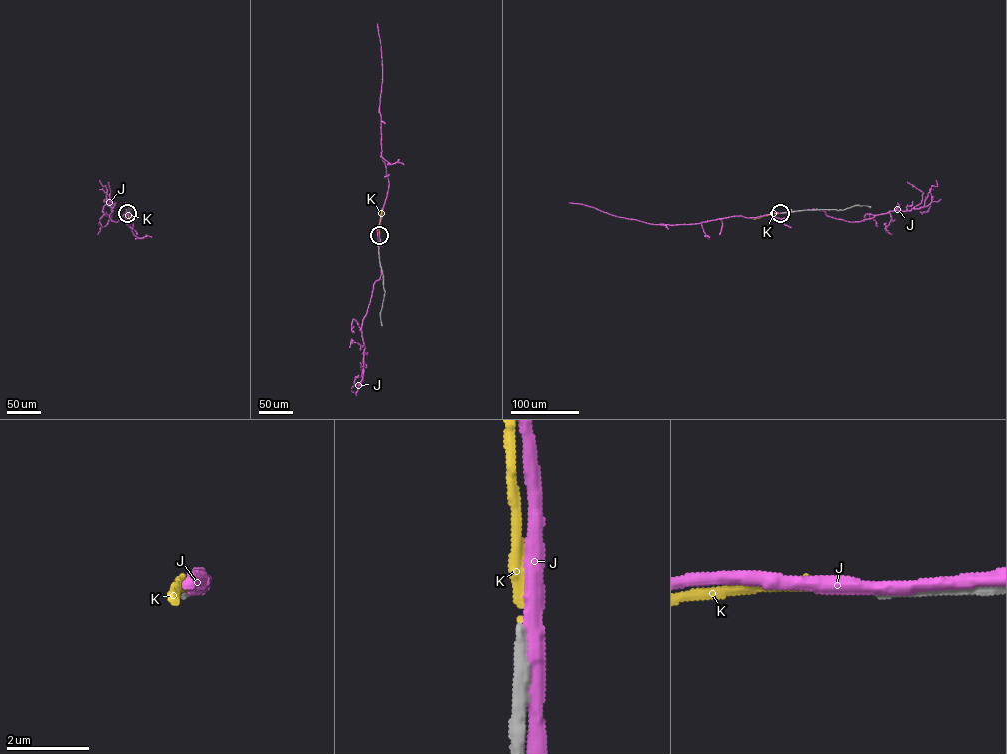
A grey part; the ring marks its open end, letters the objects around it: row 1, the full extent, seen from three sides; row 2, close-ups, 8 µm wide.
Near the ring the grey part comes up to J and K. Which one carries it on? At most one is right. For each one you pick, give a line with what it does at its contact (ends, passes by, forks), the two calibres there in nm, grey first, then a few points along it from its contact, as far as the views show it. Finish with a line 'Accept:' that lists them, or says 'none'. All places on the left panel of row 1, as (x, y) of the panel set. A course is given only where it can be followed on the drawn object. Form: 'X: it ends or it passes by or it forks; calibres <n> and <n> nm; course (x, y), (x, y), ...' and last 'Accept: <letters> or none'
Accept: none

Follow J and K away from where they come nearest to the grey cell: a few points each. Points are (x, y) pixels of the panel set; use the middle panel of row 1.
J: (379, 236), (389, 182), (381, 155), (379, 107), (382, 64), (377, 24)
K: (379, 235), (382, 209)

